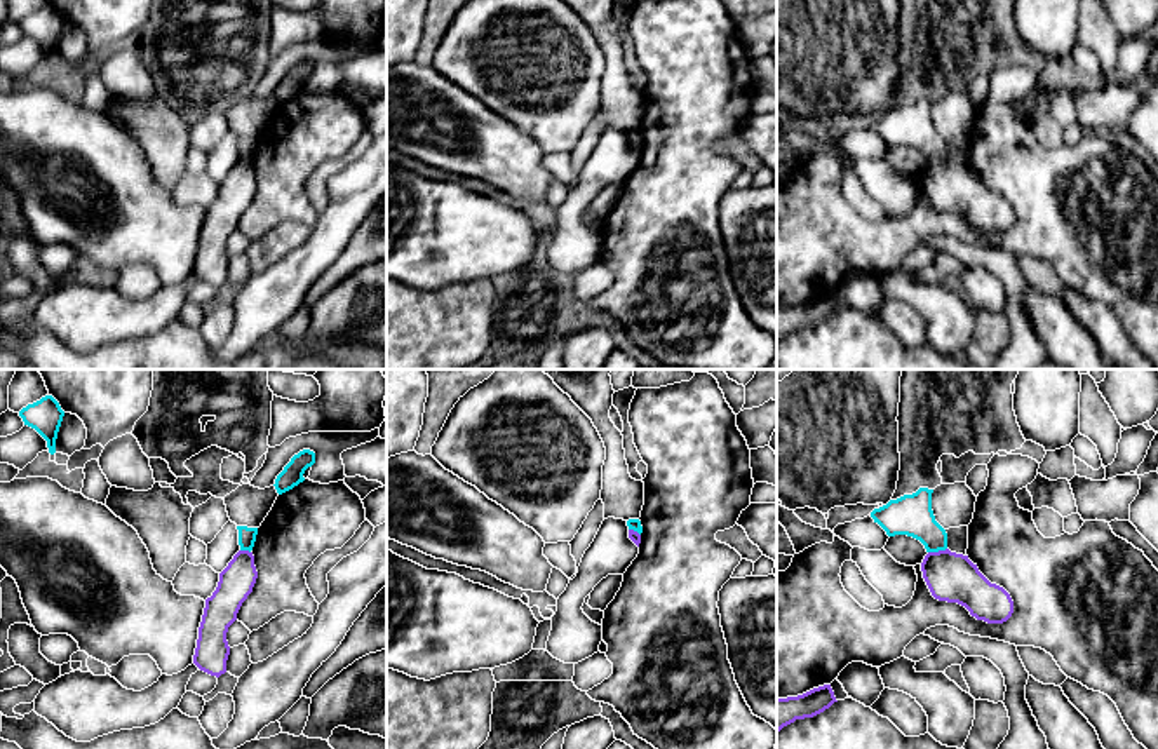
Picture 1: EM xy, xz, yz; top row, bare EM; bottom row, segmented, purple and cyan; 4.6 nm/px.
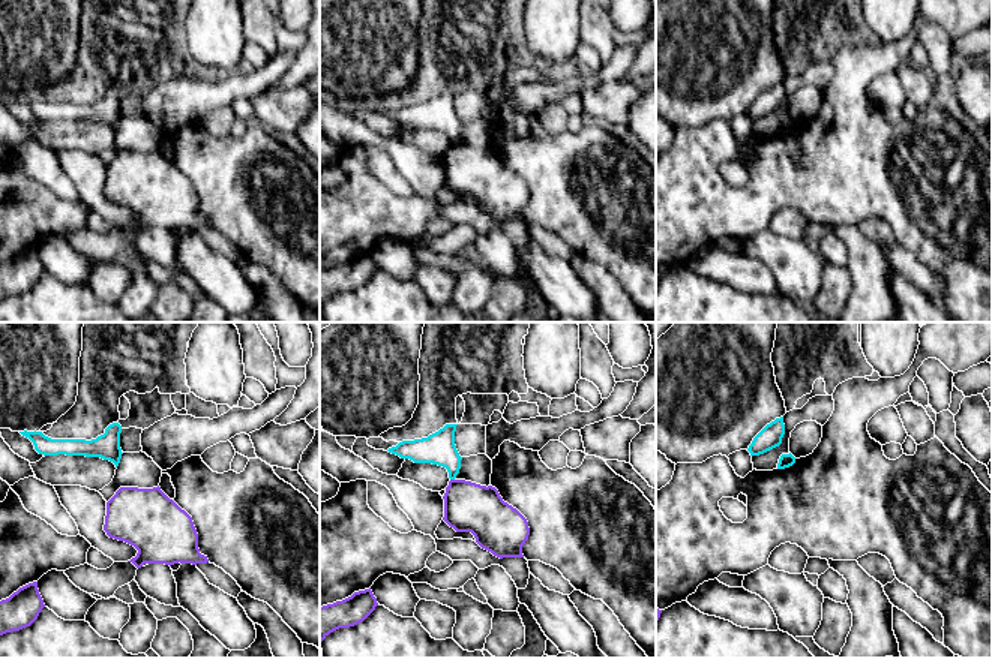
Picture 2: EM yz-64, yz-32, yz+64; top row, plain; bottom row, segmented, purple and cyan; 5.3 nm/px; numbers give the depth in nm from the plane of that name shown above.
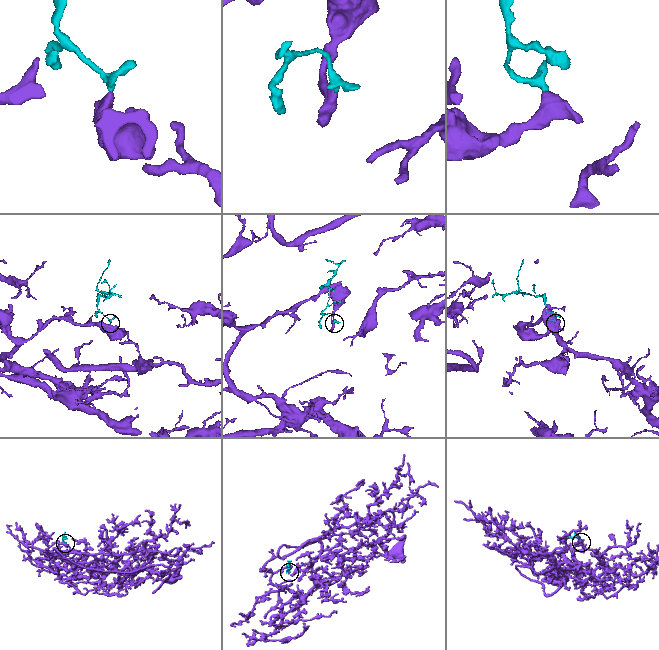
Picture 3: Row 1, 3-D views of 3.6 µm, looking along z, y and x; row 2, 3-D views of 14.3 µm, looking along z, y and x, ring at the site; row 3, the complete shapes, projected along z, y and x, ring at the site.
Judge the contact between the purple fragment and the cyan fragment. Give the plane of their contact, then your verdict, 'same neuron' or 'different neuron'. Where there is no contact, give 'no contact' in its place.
yz | different neuron

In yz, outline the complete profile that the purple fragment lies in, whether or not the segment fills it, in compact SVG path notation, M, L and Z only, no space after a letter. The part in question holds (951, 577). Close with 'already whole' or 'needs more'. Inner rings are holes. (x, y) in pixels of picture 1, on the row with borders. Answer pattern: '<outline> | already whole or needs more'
M949 549L928 552L921 563L921 571L935 599L958 603L977 620L1003 624L1013 613L1010 594L991 584L968 556Z | already whole

